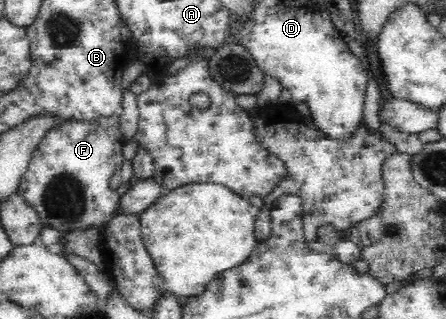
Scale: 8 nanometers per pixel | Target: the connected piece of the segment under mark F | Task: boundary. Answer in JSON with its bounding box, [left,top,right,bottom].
[16,115,124,231]

